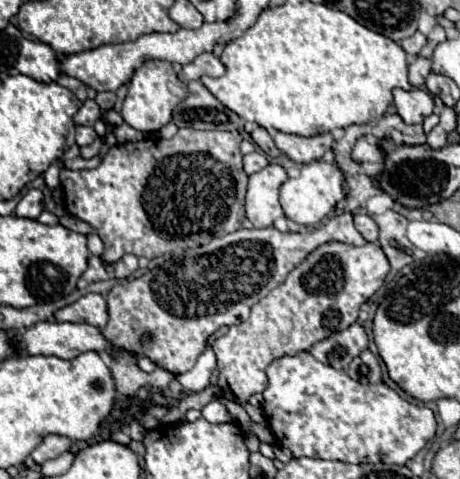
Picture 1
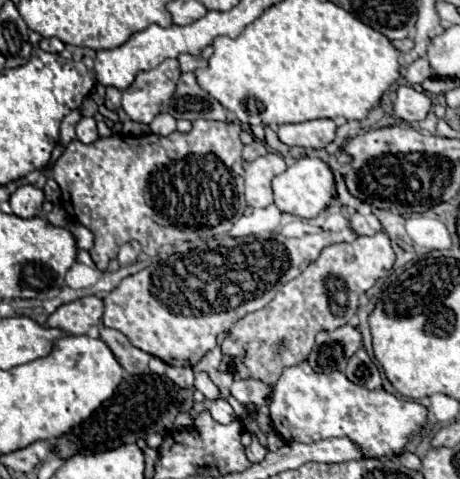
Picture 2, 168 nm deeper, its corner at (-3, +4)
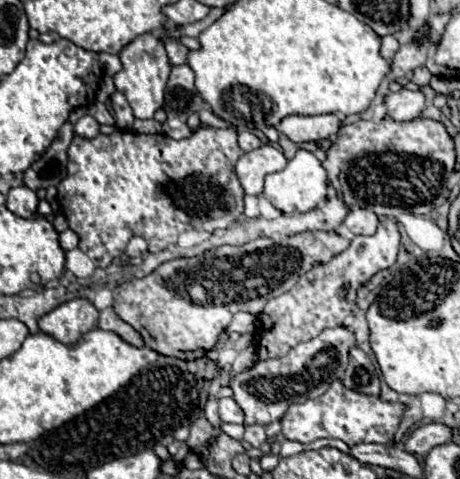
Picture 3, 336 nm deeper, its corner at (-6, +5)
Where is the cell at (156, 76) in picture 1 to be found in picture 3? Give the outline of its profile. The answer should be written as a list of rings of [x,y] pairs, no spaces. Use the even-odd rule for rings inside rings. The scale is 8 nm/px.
[[[153,33],[139,35],[135,41],[131,41],[121,49],[119,59],[123,63],[123,69],[113,77],[117,91],[127,97],[137,119],[153,119],[153,113],[163,105],[165,83],[171,71],[171,63],[167,59],[163,43]]]

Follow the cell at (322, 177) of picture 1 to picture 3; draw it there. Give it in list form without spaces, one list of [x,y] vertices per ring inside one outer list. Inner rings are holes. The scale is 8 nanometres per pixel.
[[[299,149],[297,155],[287,163],[287,167],[283,171],[277,171],[277,173],[271,173],[265,177],[263,197],[283,213],[311,211],[313,207],[317,207],[319,201],[325,199],[325,195],[327,195],[327,173],[321,165],[321,161],[305,149]]]

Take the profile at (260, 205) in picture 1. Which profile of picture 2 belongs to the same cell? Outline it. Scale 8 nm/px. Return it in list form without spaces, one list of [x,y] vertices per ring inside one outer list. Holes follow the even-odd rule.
[[[268,152],[246,164],[246,202],[252,208],[266,208],[274,202],[272,178],[286,170],[286,160],[280,154]]]

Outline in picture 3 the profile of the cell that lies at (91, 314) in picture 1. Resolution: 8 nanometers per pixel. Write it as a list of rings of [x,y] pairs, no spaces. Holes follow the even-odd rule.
[[[73,299],[51,313],[39,317],[39,329],[65,345],[79,341],[79,337],[97,325],[99,311],[87,299]]]

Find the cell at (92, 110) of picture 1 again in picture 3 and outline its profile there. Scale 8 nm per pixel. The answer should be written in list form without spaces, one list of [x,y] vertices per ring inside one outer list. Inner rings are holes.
[[[67,121],[55,141],[39,155],[39,159],[23,173],[23,183],[37,191],[47,187],[57,187],[63,177],[67,177],[67,147],[73,139],[73,125]]]

